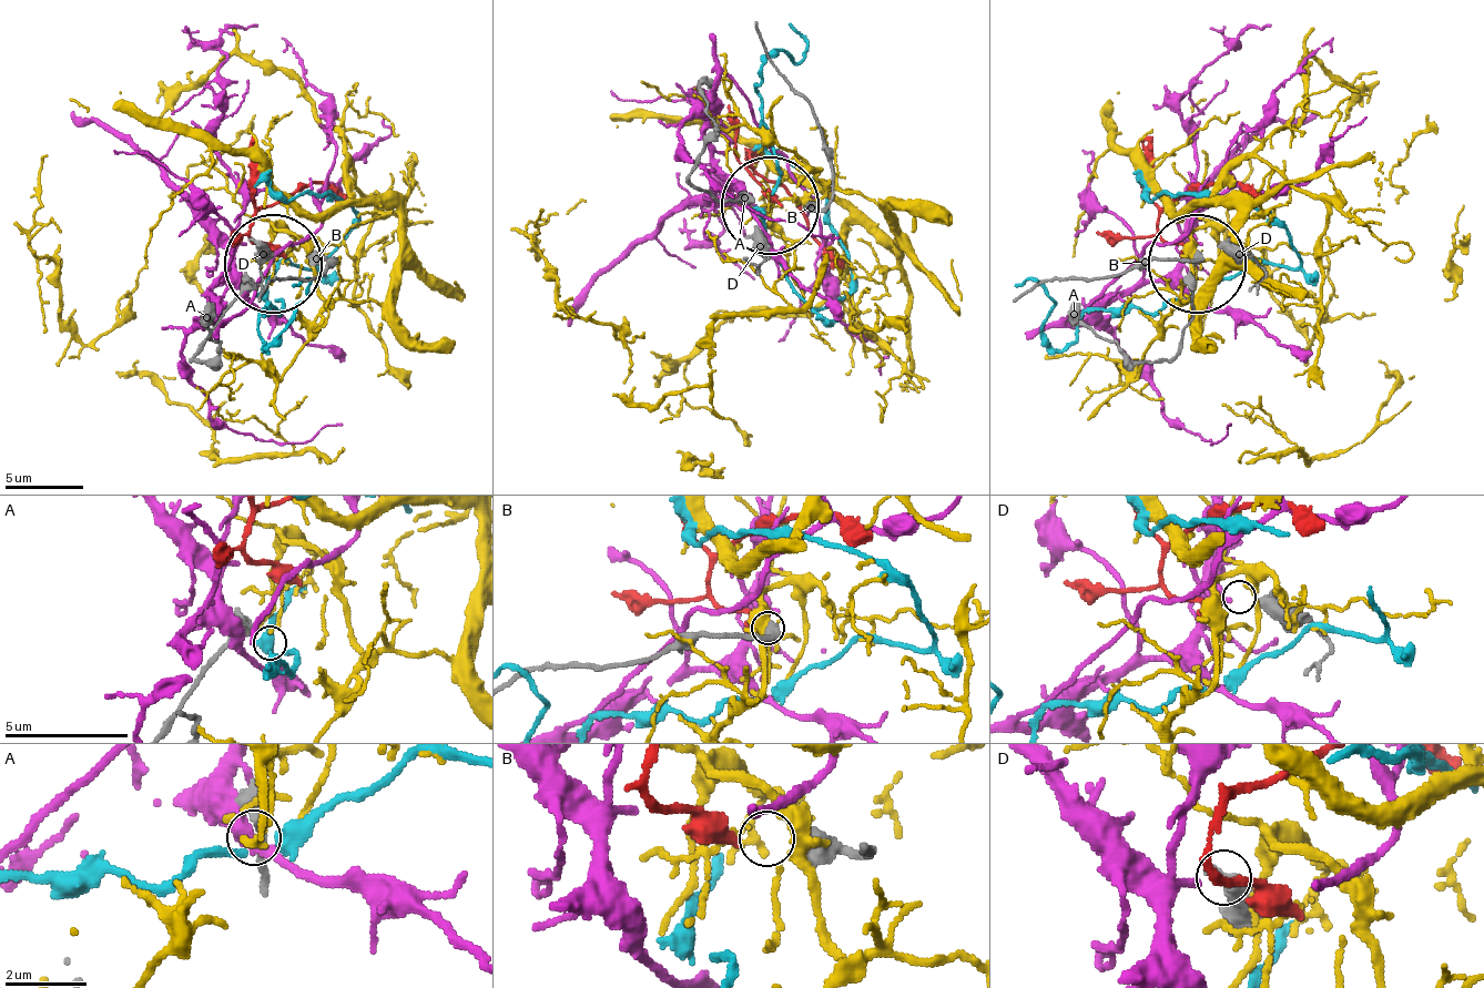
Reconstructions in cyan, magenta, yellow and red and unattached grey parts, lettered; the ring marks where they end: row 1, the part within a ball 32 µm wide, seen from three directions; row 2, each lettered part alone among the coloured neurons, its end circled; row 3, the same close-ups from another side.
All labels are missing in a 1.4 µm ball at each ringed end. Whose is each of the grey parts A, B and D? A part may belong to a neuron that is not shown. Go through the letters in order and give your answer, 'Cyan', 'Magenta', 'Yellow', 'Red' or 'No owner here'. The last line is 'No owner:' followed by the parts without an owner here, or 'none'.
A: No owner here
B: Red
D: Magenta
No owner: A

